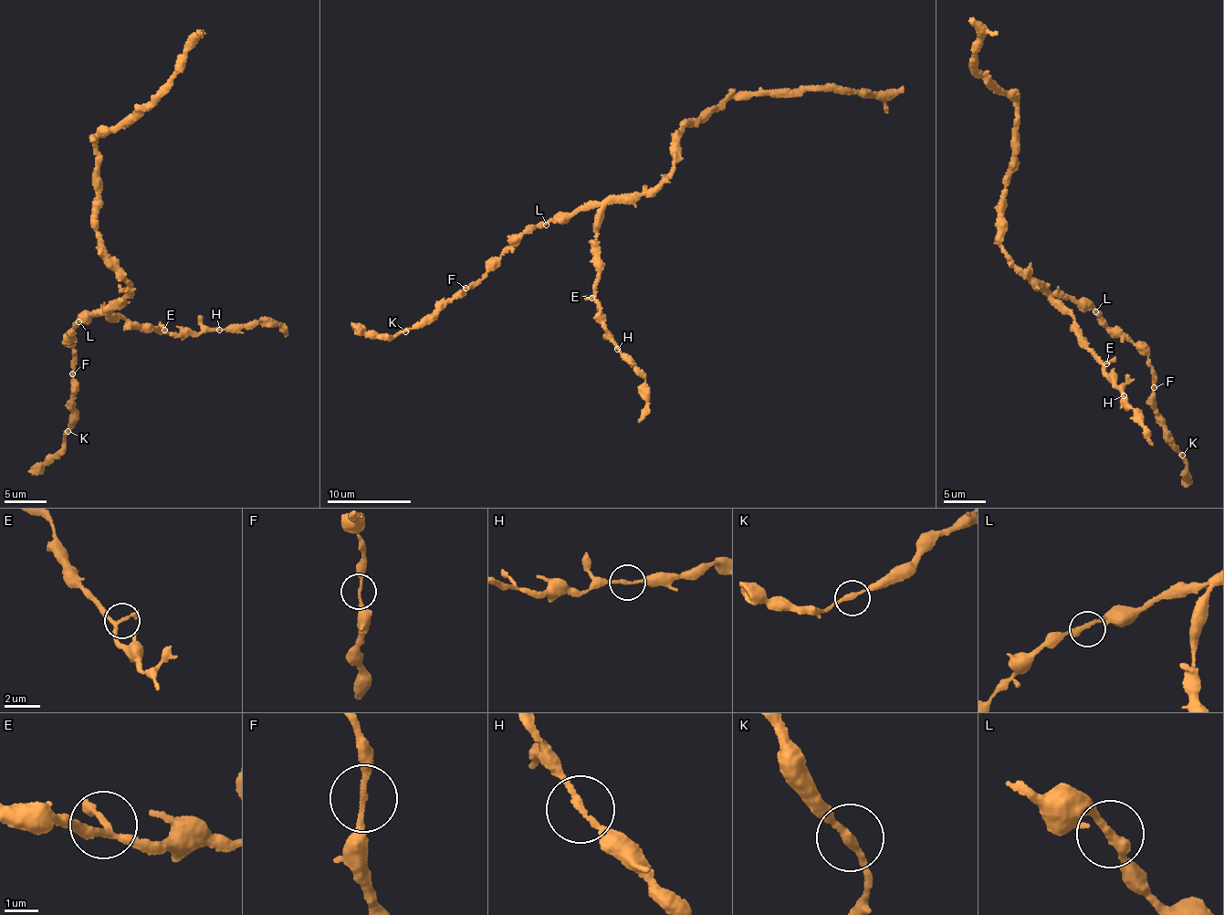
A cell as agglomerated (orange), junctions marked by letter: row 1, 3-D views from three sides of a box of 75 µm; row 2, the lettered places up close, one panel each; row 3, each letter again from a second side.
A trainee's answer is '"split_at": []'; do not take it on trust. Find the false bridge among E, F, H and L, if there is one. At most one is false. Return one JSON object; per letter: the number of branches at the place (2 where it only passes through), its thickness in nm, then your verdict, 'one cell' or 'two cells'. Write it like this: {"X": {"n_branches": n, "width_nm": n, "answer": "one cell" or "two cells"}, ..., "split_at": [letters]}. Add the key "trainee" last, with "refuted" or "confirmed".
{"E": {"n_branches": 2, "width_nm": 200, "answer": "one cell"}, "F": {"n_branches": 2, "width_nm": 140, "answer": "one cell"}, "H": {"n_branches": 2, "width_nm": 180, "answer": "one cell"}, "L": {"n_branches": 2, "width_nm": 260, "answer": "one cell"}, "split_at": [], "trainee": "confirmed"}

